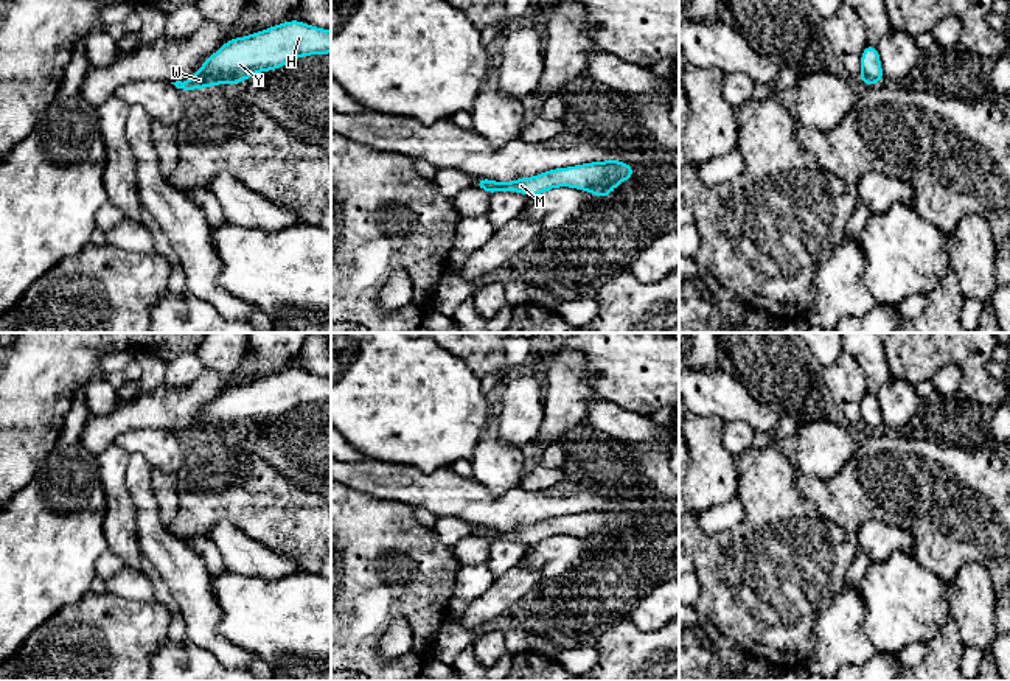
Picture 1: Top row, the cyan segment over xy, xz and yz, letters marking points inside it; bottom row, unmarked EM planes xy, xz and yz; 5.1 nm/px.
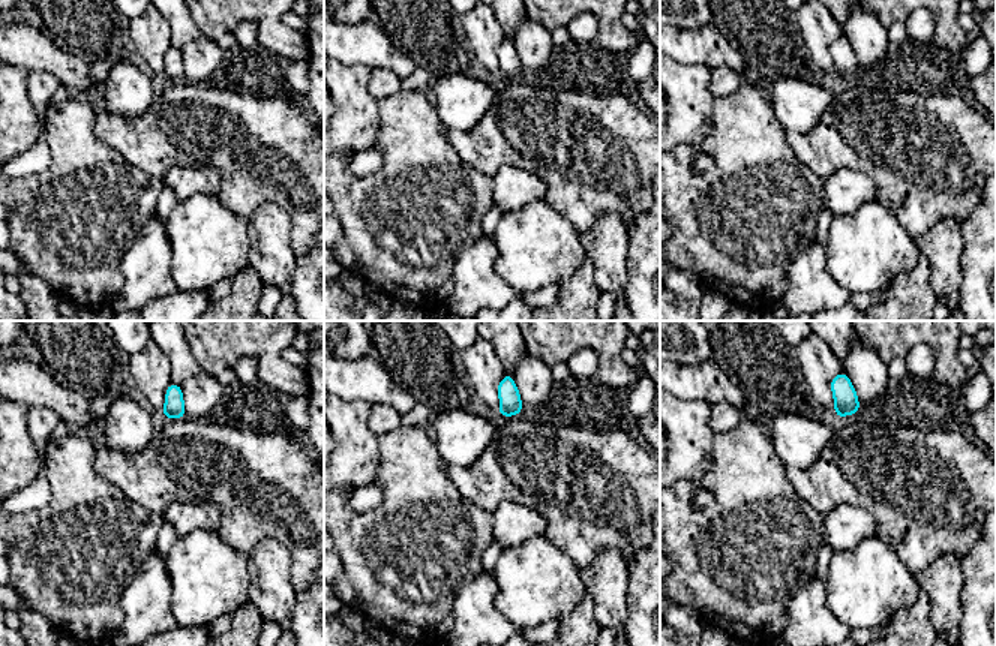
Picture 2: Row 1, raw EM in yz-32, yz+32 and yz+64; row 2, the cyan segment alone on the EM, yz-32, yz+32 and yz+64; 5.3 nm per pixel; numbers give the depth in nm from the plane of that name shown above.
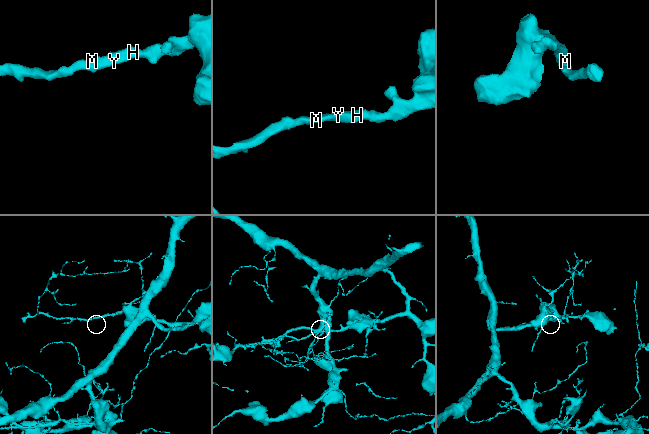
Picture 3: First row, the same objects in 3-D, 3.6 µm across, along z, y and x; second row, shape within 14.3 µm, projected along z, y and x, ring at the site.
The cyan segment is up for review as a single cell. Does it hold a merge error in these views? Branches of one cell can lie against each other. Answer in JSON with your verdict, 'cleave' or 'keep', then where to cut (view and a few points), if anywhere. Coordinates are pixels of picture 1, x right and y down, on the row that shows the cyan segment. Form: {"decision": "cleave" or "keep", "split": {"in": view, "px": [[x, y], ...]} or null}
{"decision": "keep", "split": null}

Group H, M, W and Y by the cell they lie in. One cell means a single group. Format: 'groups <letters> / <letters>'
groups H M W Y

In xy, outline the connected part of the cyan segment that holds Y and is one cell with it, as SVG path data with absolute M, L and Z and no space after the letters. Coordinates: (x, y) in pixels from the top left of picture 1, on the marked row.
M291 20L246 37L235 37L205 59L186 81L171 82L182 92L218 84L235 86L255 73L277 70L309 54L331 53L331 30Z

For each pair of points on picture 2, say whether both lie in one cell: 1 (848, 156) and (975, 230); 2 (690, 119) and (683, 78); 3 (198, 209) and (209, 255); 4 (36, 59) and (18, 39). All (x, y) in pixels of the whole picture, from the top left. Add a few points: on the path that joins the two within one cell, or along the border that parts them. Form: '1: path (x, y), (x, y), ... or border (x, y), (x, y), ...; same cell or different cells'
1: border (980, 201), (960, 224); different cells
2: path (687, 108), (687, 89); same cell
3: path (201, 221), (201, 230), (207, 243); same cell
4: path (33, 54), (23, 44); same cell

